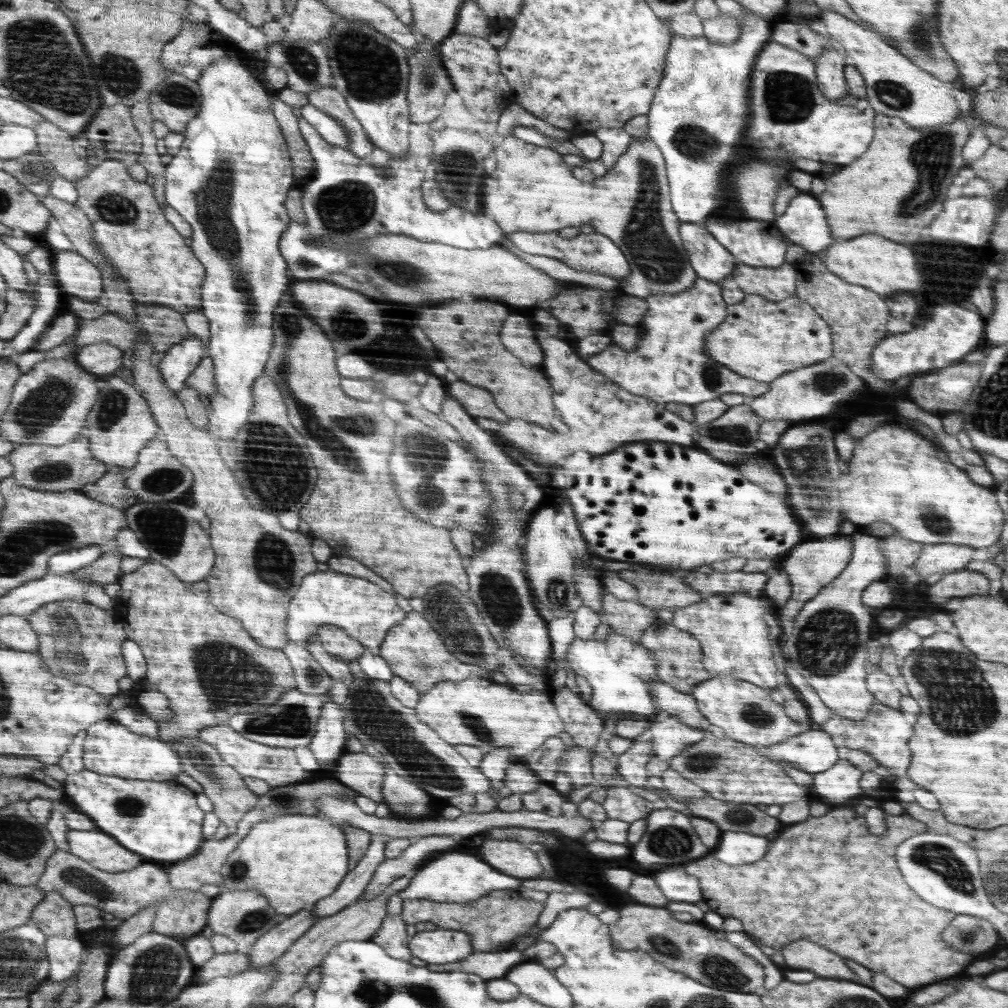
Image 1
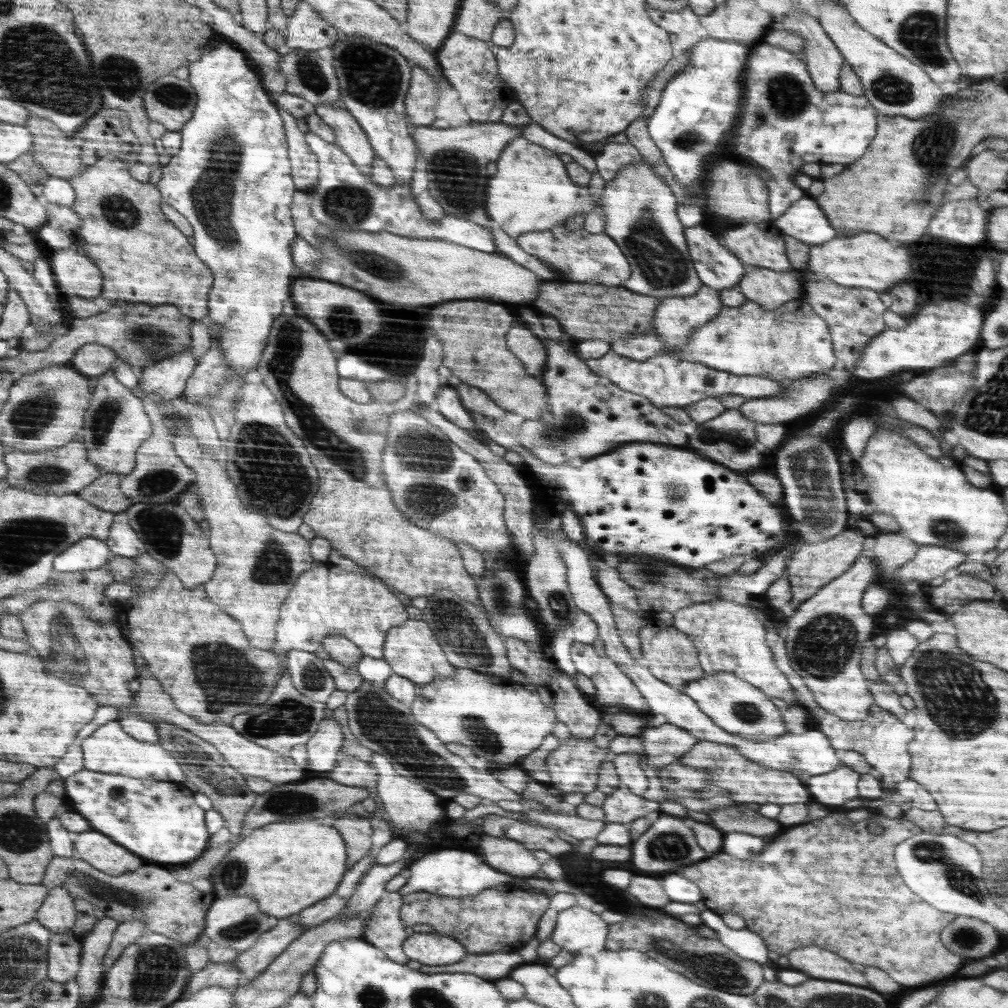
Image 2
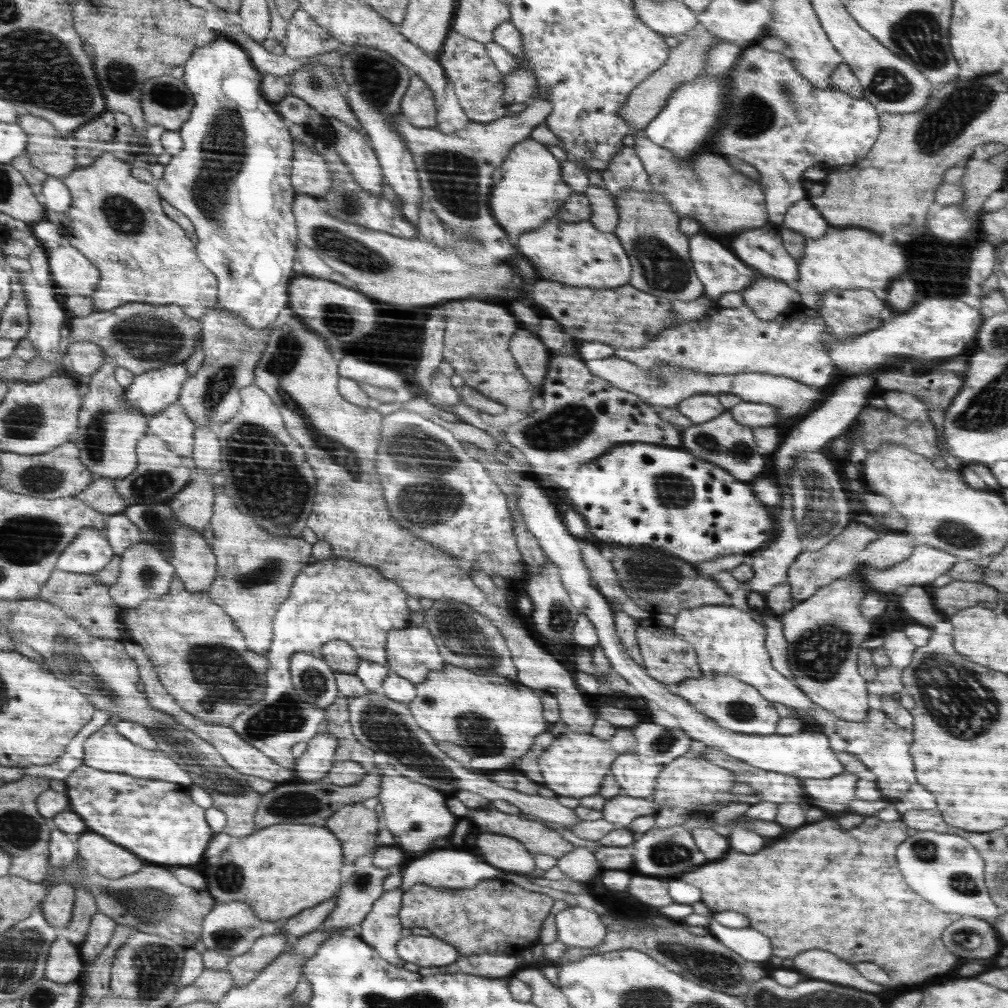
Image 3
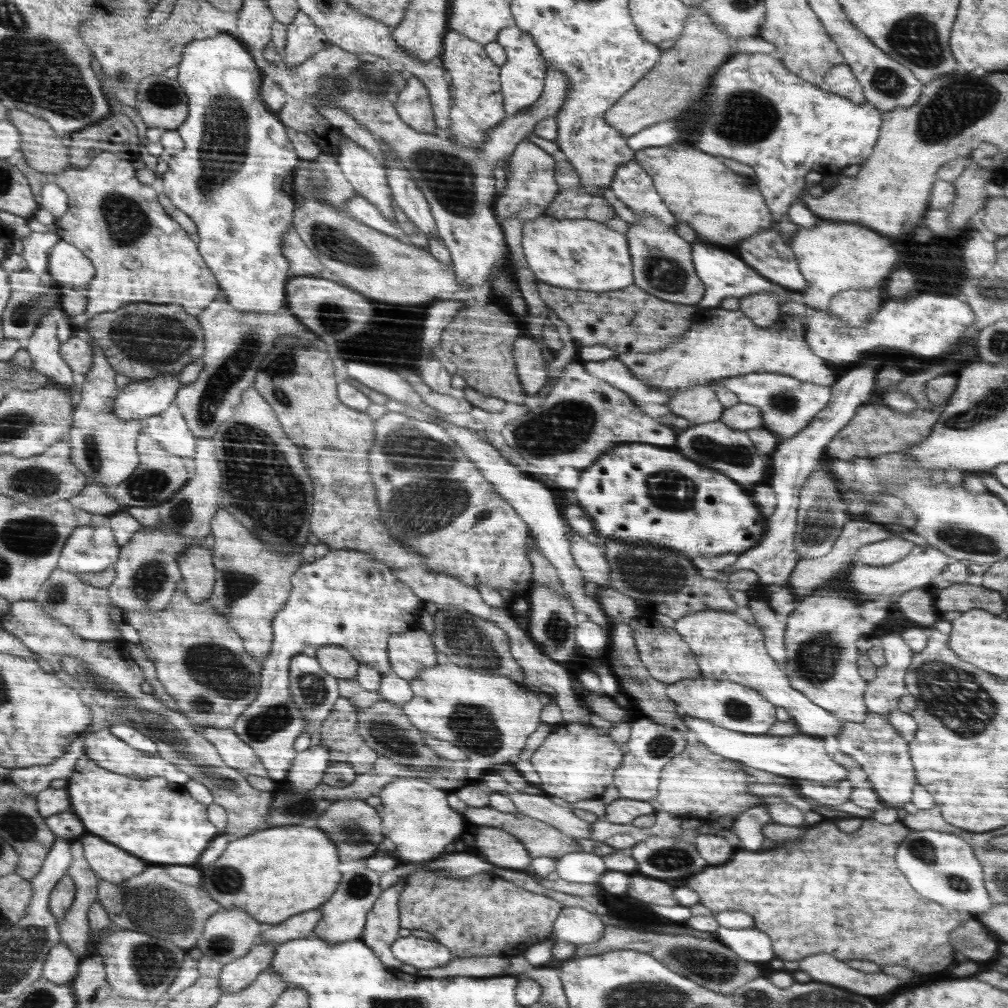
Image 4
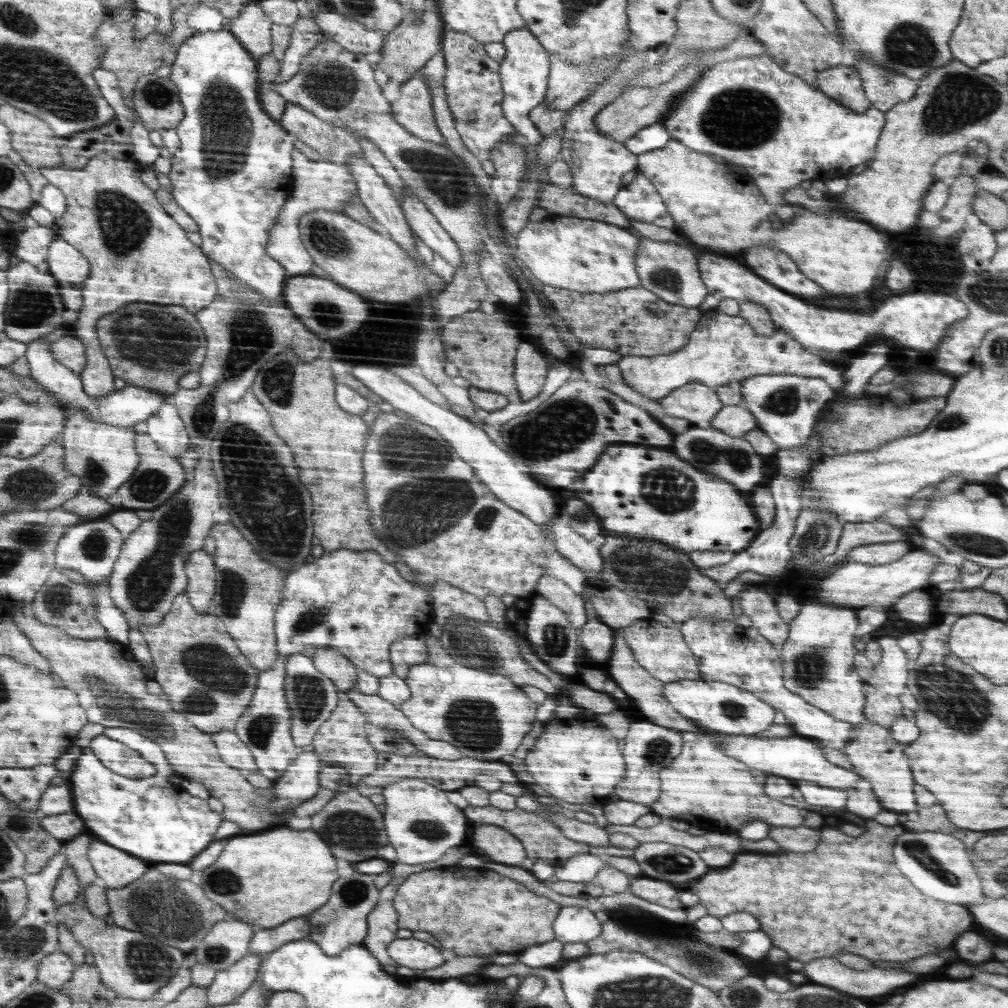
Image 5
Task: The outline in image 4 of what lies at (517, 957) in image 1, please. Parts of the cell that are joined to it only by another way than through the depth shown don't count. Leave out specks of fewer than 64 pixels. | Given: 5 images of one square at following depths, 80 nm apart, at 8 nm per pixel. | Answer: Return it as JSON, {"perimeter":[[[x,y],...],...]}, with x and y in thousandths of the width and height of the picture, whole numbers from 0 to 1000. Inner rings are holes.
{"perimeter":[[[474,948],[474,950],[450,950],[440,958],[415,962],[414,967],[425,970],[440,968],[497,968],[500,960],[506,958],[505,951],[493,948]]]}

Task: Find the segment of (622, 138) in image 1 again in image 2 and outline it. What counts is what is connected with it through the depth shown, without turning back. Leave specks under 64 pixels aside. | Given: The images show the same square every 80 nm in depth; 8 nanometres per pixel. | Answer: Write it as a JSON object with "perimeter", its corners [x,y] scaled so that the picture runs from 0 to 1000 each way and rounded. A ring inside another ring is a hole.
{"perimeter":[[[625,140],[605,141],[594,154],[589,156],[591,169],[601,182],[606,180],[621,164],[632,162],[637,157],[636,151],[630,144],[625,143]]]}

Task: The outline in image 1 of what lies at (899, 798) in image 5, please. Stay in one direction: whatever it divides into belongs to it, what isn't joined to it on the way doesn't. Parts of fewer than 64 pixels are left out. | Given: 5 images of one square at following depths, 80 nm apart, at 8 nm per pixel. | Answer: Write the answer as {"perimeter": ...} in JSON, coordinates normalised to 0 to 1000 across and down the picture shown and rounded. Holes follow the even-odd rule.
{"perimeter":[[[868,694],[861,708],[855,714],[843,714],[831,709],[825,710],[813,720],[824,730],[829,742],[843,742],[863,746],[875,760],[883,764],[883,768],[897,768],[903,758],[903,742],[901,732],[907,728],[905,720],[897,711],[894,703],[889,704]]]}

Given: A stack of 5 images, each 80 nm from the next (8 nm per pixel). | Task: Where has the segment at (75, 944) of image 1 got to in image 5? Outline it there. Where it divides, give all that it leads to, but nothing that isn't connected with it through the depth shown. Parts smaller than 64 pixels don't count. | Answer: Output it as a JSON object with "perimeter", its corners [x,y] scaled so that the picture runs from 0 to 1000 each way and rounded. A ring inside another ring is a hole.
{"perimeter":[[[54,943],[41,952],[37,973],[53,981],[63,981],[64,976],[72,970],[73,962],[72,952],[64,944]]]}

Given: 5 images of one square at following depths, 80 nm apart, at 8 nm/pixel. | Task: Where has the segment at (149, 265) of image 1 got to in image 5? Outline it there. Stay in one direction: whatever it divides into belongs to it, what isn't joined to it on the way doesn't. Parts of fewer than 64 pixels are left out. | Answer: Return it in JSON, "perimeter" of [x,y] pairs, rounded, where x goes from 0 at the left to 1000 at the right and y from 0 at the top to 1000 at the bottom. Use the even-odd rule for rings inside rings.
{"perimeter":[[[109,152],[96,153],[89,158],[87,165],[80,168],[56,165],[48,169],[40,169],[46,179],[57,185],[64,194],[65,208],[56,216],[54,229],[57,235],[73,243],[85,254],[89,254],[89,262],[93,262],[93,270],[79,281],[82,302],[77,312],[77,319],[69,325],[77,337],[84,341],[87,359],[84,368],[79,370],[84,389],[92,395],[111,391],[114,387],[112,379],[115,372],[111,369],[108,356],[103,351],[96,331],[96,321],[105,313],[124,305],[127,300],[147,300],[159,303],[178,303],[188,308],[192,313],[200,306],[207,305],[214,292],[215,279],[211,273],[210,261],[203,251],[198,250],[194,240],[190,242],[185,236],[183,227],[166,211],[155,195],[155,190],[143,182],[140,171],[147,164],[129,158],[117,158]],[[74,408],[64,420],[60,439],[64,444],[64,463],[80,473],[79,488],[89,487],[112,498],[112,490],[132,472],[138,460],[133,444],[133,424],[118,424],[91,417],[85,408]]]}

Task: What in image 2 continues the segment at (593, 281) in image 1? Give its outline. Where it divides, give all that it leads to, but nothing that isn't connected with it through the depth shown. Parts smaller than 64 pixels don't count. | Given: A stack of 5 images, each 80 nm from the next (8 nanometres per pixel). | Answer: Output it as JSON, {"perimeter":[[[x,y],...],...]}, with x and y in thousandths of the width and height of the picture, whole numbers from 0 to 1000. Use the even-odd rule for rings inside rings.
{"perimeter":[[[497,119],[490,122],[463,123],[462,125],[443,128],[429,125],[410,126],[407,133],[412,139],[415,150],[423,159],[424,188],[440,207],[441,213],[461,216],[472,222],[485,226],[489,230],[491,248],[502,252],[514,262],[522,264],[534,272],[539,279],[552,279],[558,276],[553,266],[537,256],[523,251],[510,235],[500,230],[484,213],[481,207],[484,196],[485,176],[482,175],[482,164],[491,160],[511,137],[517,135],[517,126],[506,126]]]}

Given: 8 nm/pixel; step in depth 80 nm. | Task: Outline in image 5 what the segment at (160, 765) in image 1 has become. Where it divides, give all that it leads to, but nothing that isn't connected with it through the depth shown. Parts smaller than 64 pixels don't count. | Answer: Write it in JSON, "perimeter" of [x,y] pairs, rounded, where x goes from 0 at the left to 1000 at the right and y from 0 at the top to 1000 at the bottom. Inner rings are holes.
{"perimeter":[[[99,728],[89,734],[88,743],[95,748],[101,759],[111,766],[136,773],[153,770],[155,762],[139,747],[125,738]]]}

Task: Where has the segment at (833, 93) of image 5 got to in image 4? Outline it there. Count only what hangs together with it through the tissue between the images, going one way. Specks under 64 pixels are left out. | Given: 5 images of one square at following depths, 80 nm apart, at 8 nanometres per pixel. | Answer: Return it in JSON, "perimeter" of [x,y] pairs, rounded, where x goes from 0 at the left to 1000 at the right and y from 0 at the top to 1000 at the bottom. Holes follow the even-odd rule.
{"perimeter":[[[839,63],[830,63],[819,71],[813,86],[819,91],[836,95],[847,103],[860,102],[855,84]]]}

